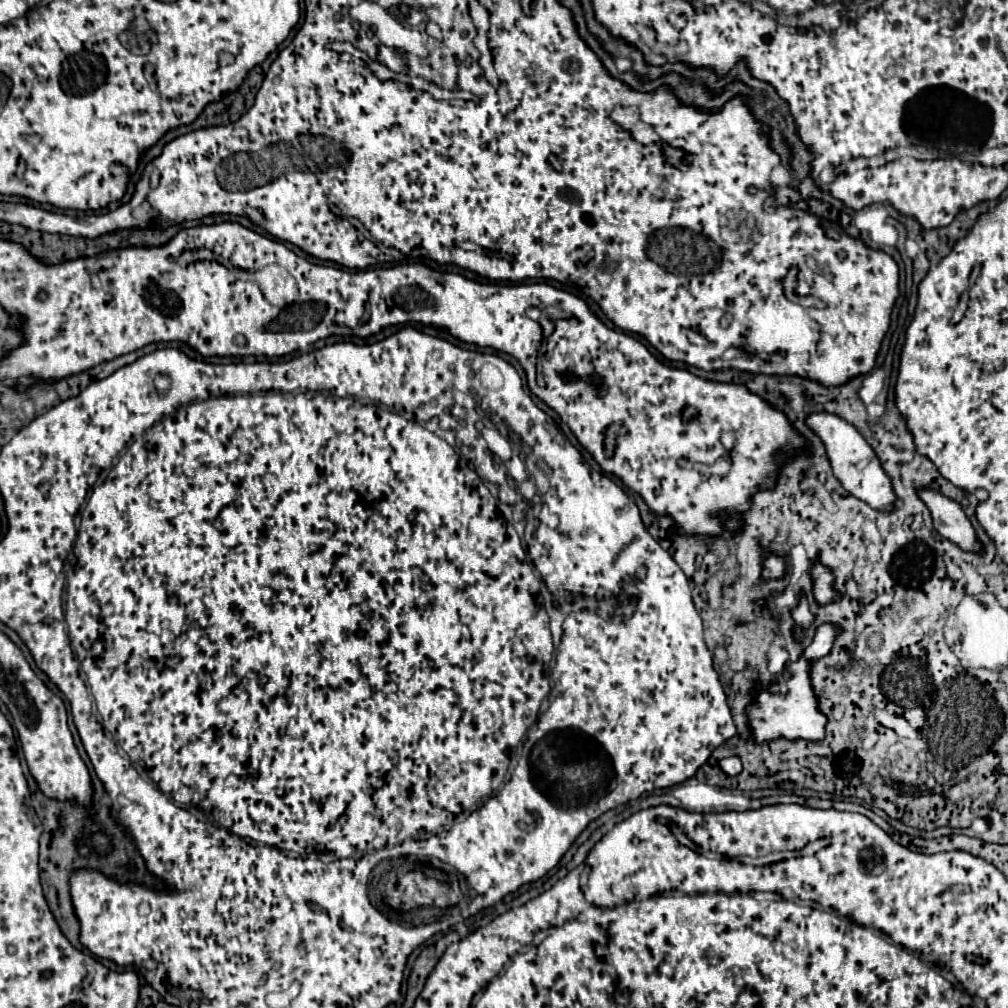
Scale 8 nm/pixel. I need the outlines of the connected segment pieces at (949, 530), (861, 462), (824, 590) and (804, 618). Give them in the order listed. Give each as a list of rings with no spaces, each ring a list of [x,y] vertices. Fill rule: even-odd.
[[[934,489],[920,491],[920,497],[928,505],[928,509],[932,511],[934,529],[942,537],[946,537],[952,543],[956,543],[962,551],[978,553],[982,549],[970,519],[964,515],[962,507],[956,501],[944,497],[942,493],[938,493]]]
[[[814,413],[806,419],[806,423],[824,441],[834,475],[842,483],[842,487],[856,499],[866,501],[872,509],[892,511],[892,507],[896,503],[896,493],[892,491],[892,479],[880,467],[880,459],[876,459],[876,453],[866,443],[866,439],[850,423],[846,423],[844,419],[840,419],[836,415],[830,415],[830,413]]]
[[[820,557],[812,559],[810,579],[814,583],[812,593],[814,593],[814,599],[818,605],[828,605],[828,603],[834,603],[840,599],[840,593],[834,587],[834,573],[830,567],[820,563]]]
[[[804,593],[800,595],[800,603],[798,603],[798,607],[792,609],[792,617],[794,617],[794,621],[796,621],[796,629],[794,629],[794,633],[796,633],[796,637],[802,637],[800,631],[806,629],[806,627],[812,623],[812,619],[814,619],[812,613],[810,613],[810,609],[808,609],[808,601],[806,601]]]

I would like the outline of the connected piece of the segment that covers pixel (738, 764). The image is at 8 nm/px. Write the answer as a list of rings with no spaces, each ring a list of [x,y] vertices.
[[[732,755],[732,757],[726,757],[719,762],[719,766],[724,773],[728,775],[738,775],[742,771],[742,761],[738,755]]]

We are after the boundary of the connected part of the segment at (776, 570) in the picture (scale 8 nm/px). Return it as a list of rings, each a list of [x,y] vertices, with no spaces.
[[[768,553],[762,561],[762,579],[782,579],[786,575],[786,557]]]

